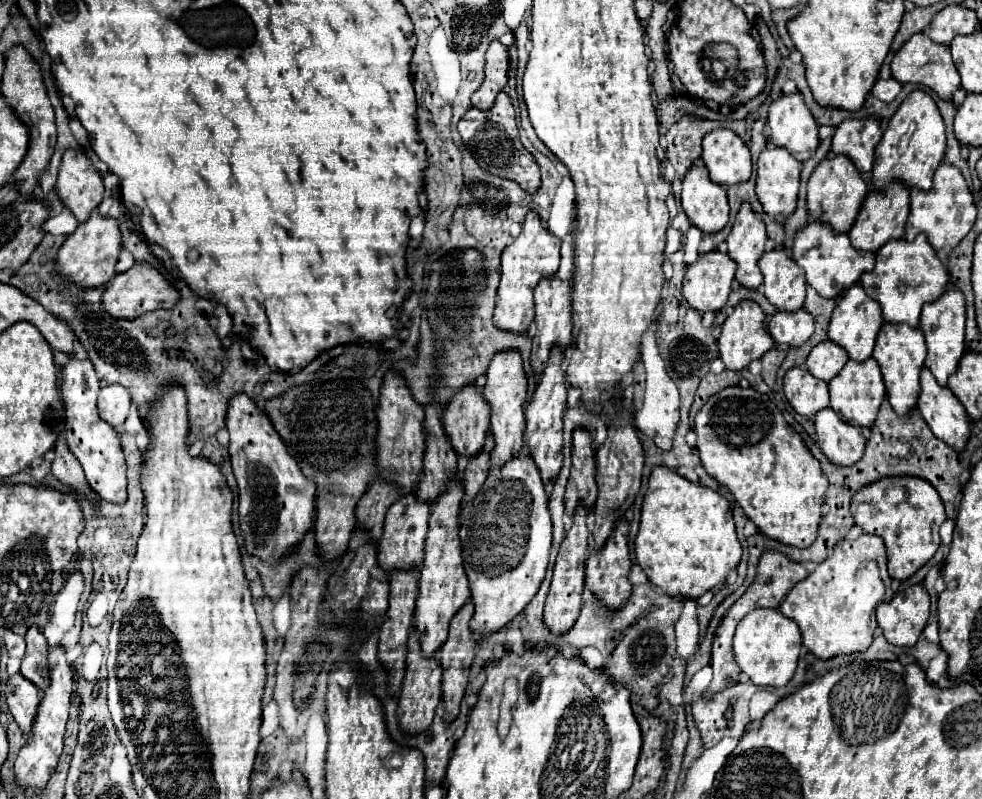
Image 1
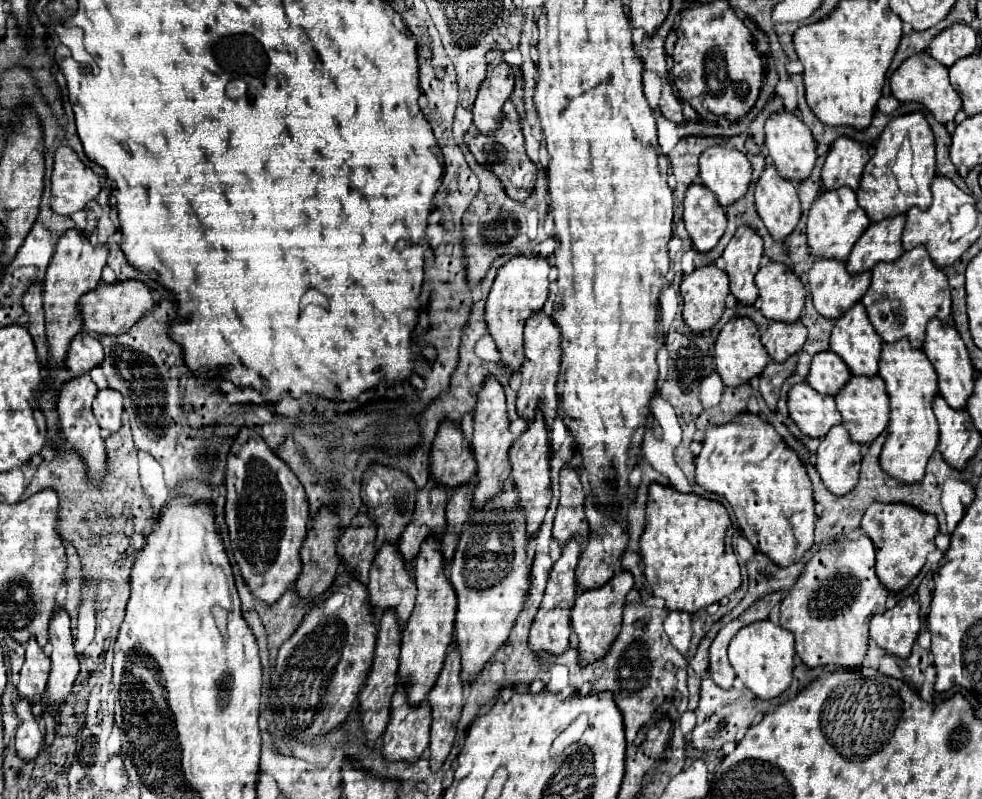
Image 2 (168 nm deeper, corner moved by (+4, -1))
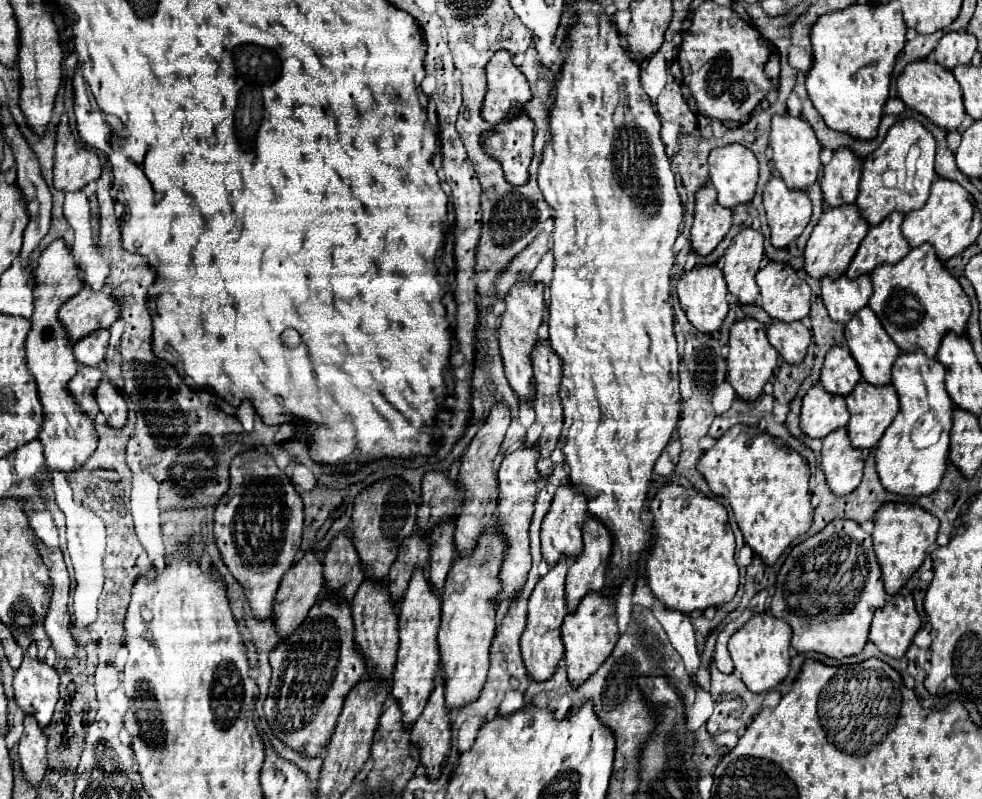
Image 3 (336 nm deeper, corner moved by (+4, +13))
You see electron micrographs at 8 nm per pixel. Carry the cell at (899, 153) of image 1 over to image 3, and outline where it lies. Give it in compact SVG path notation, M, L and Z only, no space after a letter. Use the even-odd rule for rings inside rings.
M914 117L900 119L888 129L882 145L864 159L860 193L856 199L858 209L870 225L878 225L892 211L908 213L926 203L930 185L936 179L934 153L936 145L932 133Z

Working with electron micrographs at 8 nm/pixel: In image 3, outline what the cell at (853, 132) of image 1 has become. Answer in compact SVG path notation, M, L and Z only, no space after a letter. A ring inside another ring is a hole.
M848 147L836 149L832 161L824 165L822 175L824 205L836 207L844 203L854 203L860 179L862 179L862 159Z

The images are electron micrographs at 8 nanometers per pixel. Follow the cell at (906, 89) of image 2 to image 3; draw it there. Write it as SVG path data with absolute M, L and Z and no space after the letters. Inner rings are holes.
M918 59L918 61L912 61L904 67L904 71L900 73L900 77L896 81L896 87L898 87L898 97L908 107L926 115L938 127L942 127L946 131L960 127L966 111L962 105L962 89L958 85L958 81L954 81L952 71L942 69L942 65L936 65L936 61Z

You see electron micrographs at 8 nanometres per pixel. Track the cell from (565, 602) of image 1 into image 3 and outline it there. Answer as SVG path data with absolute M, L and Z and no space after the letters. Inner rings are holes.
M562 557L554 567L550 567L550 571L538 581L538 585L534 587L530 599L528 599L528 623L526 629L522 633L520 639L520 647L522 647L522 659L524 665L530 673L530 677L534 677L536 681L544 681L550 679L552 673L556 671L556 665L560 663L562 655L564 655L564 645L562 645L562 621L564 615L568 613L566 609L566 571L568 571L568 559Z

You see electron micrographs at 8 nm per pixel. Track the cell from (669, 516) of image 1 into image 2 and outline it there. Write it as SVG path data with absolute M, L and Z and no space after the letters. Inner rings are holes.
M658 483L650 487L640 555L646 563L646 583L656 597L666 601L668 611L696 613L722 601L742 583L732 549L732 523L724 505L694 493L682 495Z

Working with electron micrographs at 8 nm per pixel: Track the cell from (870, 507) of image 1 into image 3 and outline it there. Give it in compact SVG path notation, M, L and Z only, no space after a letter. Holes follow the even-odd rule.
M886 503L878 507L878 513L874 513L874 553L878 557L884 587L888 593L898 593L898 589L912 577L912 573L922 565L928 547L936 541L938 535L938 519L928 513L922 507L916 505L896 505Z

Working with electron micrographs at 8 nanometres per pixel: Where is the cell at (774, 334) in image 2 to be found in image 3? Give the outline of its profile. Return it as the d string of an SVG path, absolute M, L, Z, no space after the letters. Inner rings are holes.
M772 321L766 333L768 333L768 341L790 365L796 365L804 359L812 339L810 331L802 325L802 321L792 321L790 325L786 325L784 321Z

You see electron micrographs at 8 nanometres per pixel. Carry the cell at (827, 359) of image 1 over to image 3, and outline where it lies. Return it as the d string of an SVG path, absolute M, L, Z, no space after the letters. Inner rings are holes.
M836 345L826 353L820 383L828 393L848 395L860 379L860 369L844 345Z

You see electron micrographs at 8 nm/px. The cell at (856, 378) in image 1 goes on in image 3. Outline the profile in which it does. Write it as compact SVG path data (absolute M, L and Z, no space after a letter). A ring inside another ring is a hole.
M860 381L854 391L846 397L846 405L850 411L850 421L848 421L848 437L852 441L854 447L858 449L870 449L872 445L876 445L882 437L882 433L886 431L886 427L894 421L894 417L898 415L898 397L896 397L896 389L892 383L888 385L870 385L868 381Z

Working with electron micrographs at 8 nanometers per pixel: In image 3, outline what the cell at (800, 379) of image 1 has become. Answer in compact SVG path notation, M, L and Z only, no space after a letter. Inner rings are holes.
M820 383L812 385L802 399L800 427L808 437L826 437L834 429L846 427L848 409L844 397L834 393L826 393Z

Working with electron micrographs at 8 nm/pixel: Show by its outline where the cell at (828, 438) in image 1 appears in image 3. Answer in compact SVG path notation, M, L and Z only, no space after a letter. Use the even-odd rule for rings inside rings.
M846 429L828 433L822 439L822 469L832 493L846 495L860 485L864 459L866 453L850 445Z

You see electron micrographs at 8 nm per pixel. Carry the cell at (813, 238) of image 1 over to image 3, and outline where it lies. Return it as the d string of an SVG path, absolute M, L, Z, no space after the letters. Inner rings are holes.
M840 275L836 279L822 277L820 279L820 295L828 315L838 323L848 323L850 317L868 305L872 293L870 275L860 275L858 279L848 279Z

